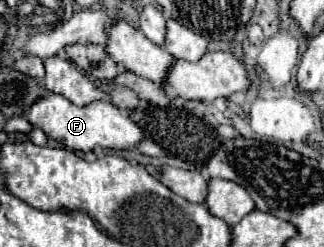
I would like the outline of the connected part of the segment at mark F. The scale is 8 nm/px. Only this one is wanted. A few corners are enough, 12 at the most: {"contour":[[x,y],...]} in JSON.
{"contour":[[47,92],[25,112],[75,152],[125,150],[141,128],[107,100],[75,106]]}

